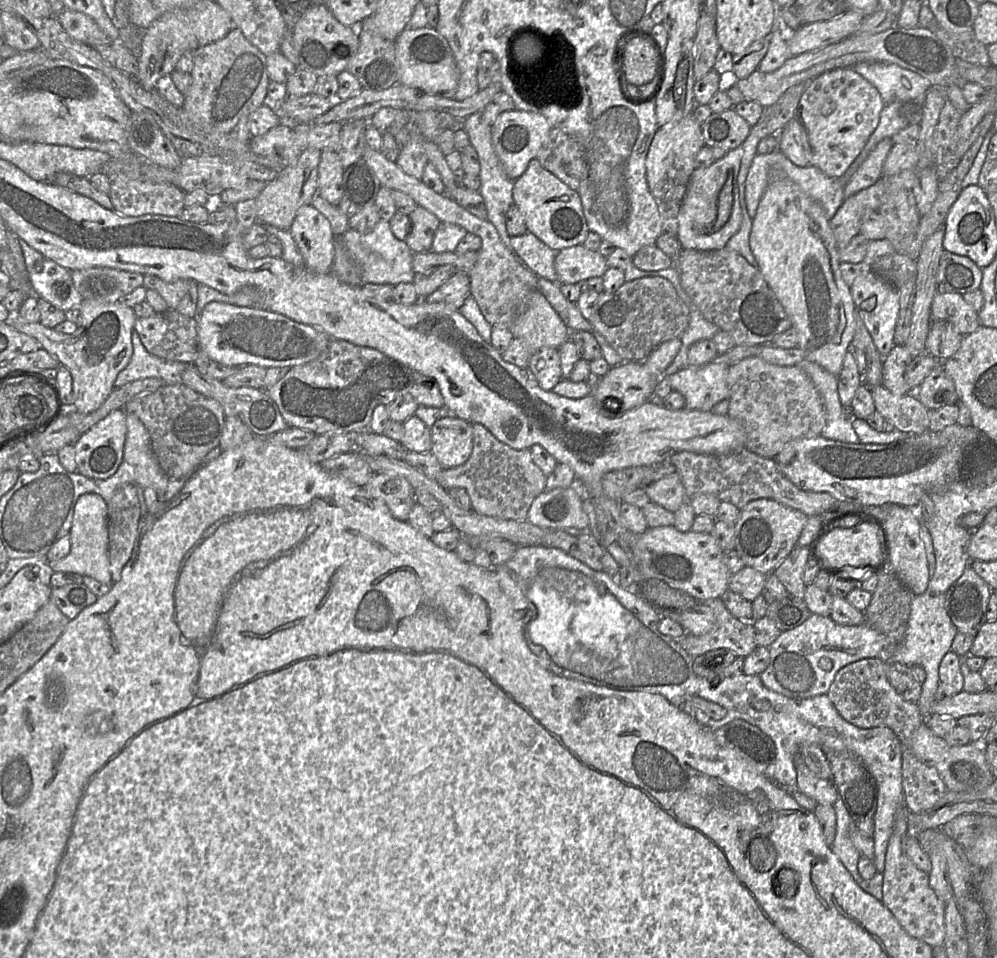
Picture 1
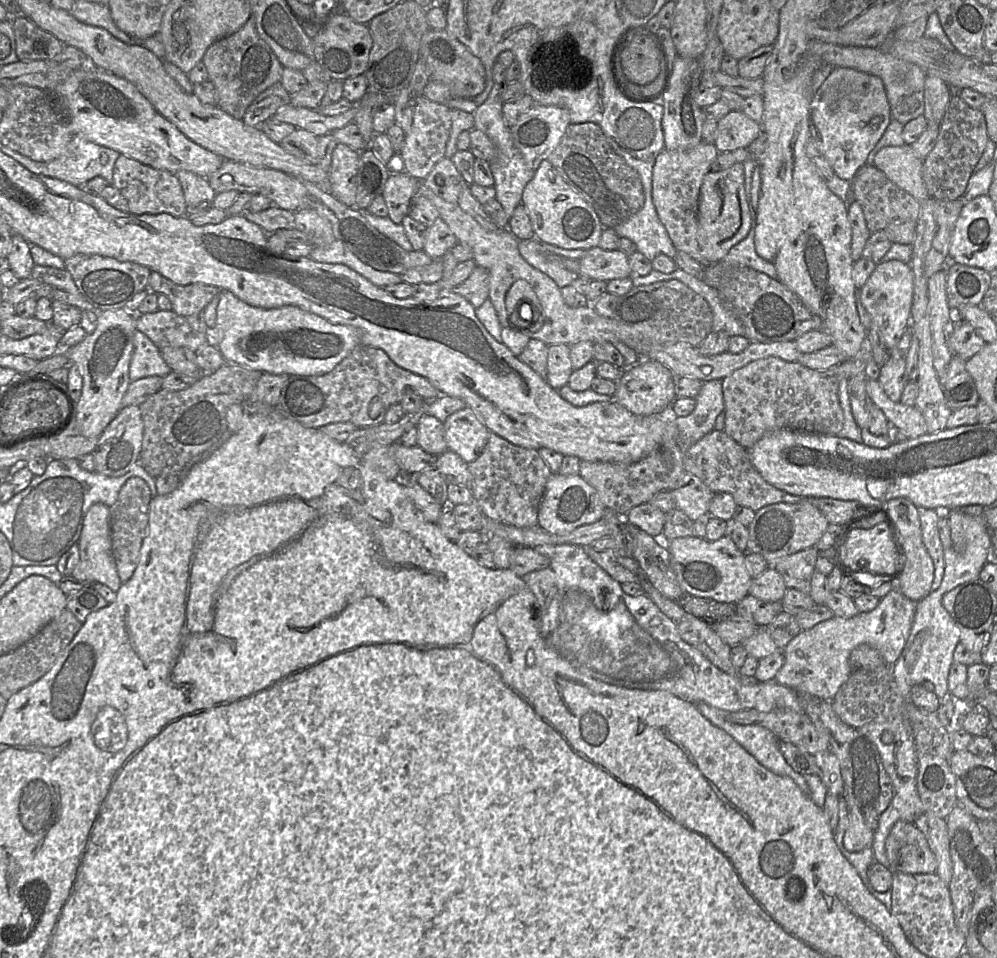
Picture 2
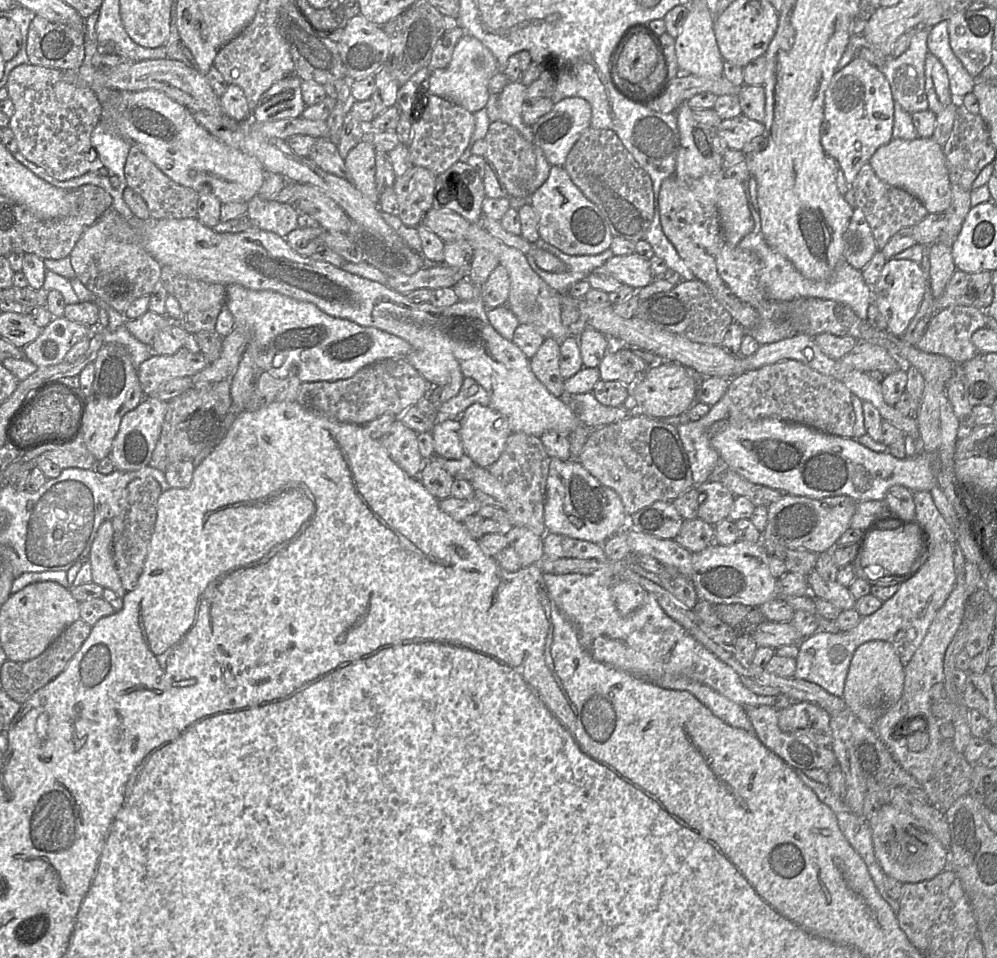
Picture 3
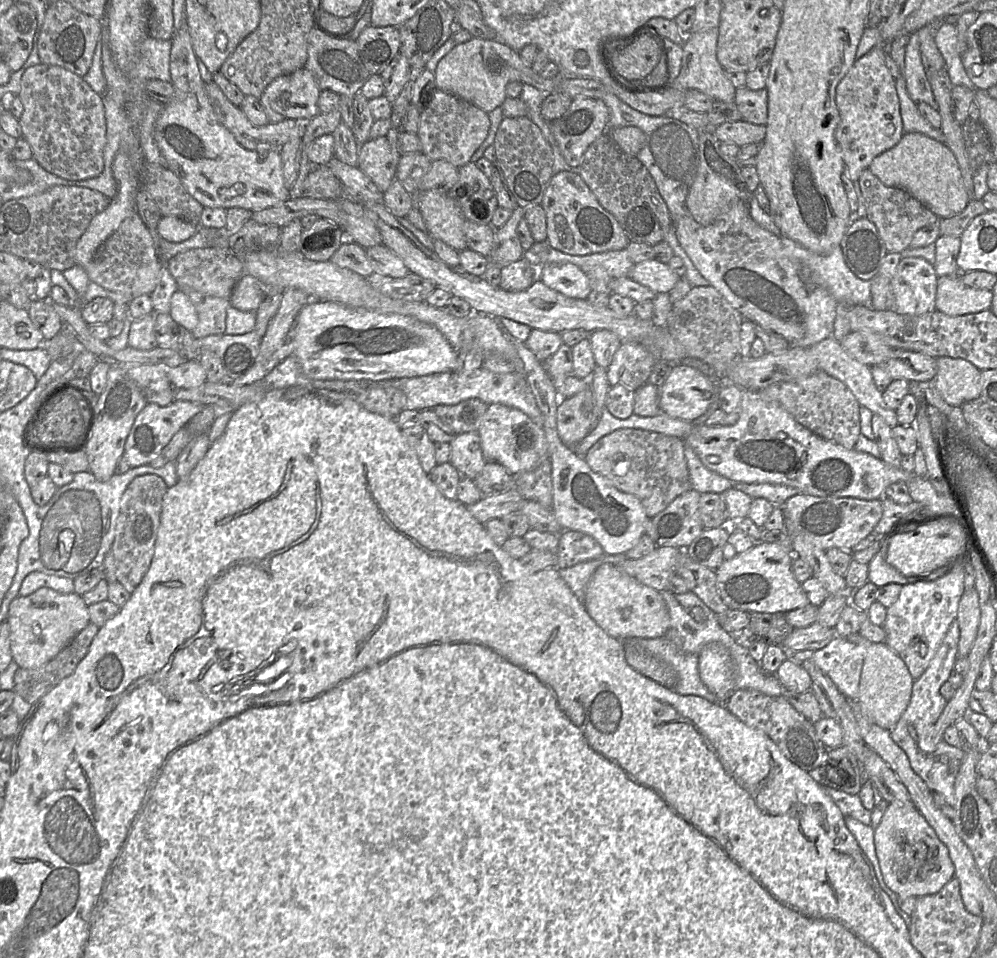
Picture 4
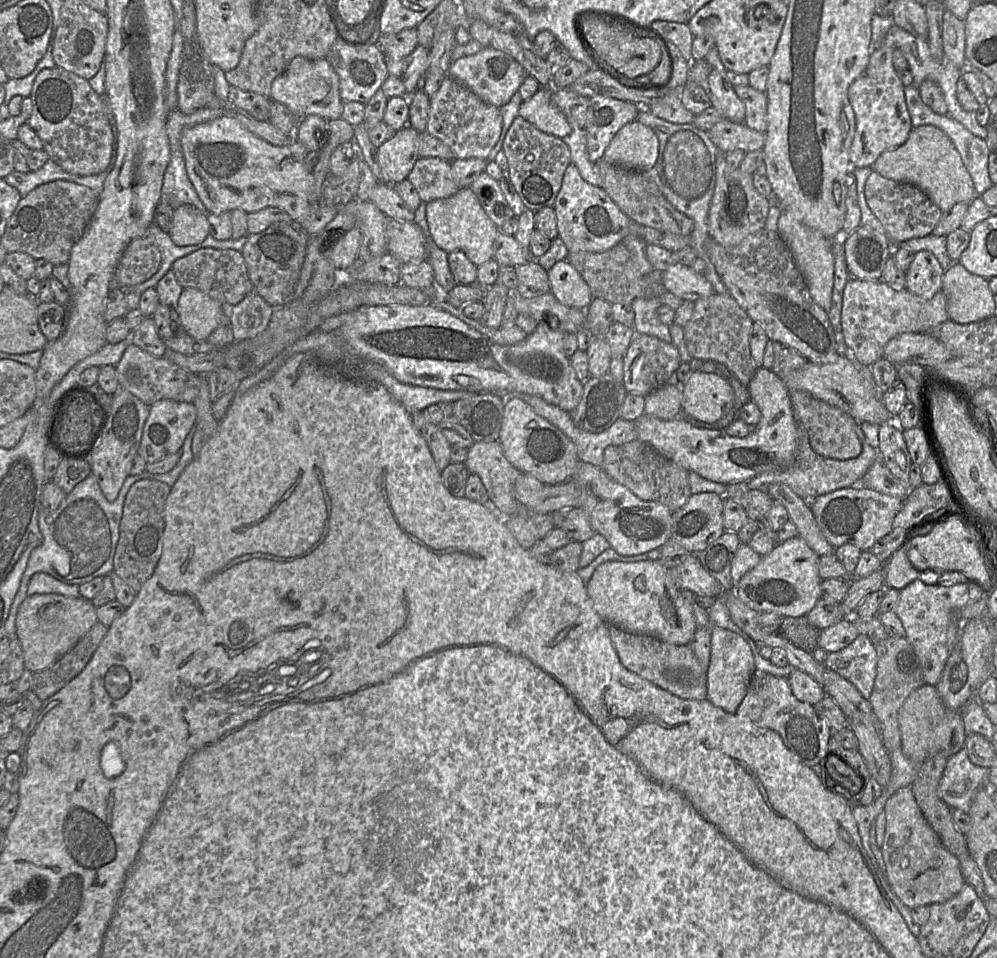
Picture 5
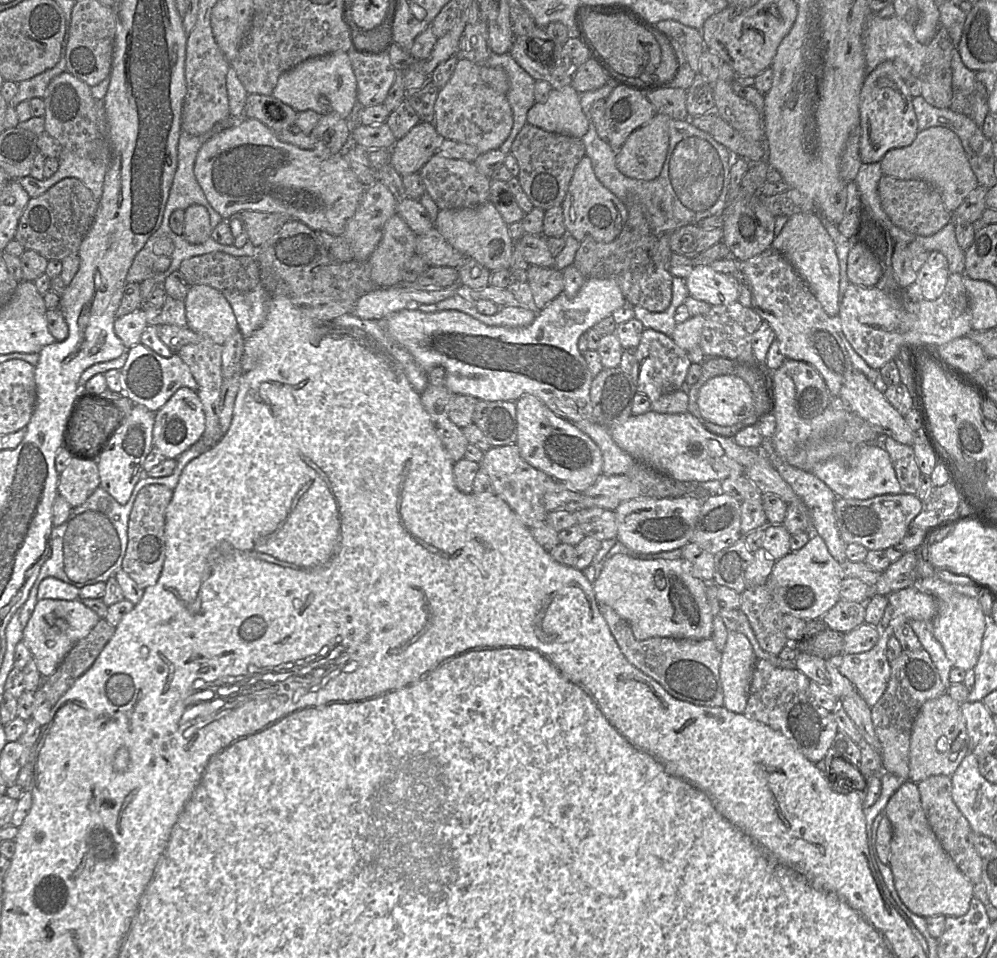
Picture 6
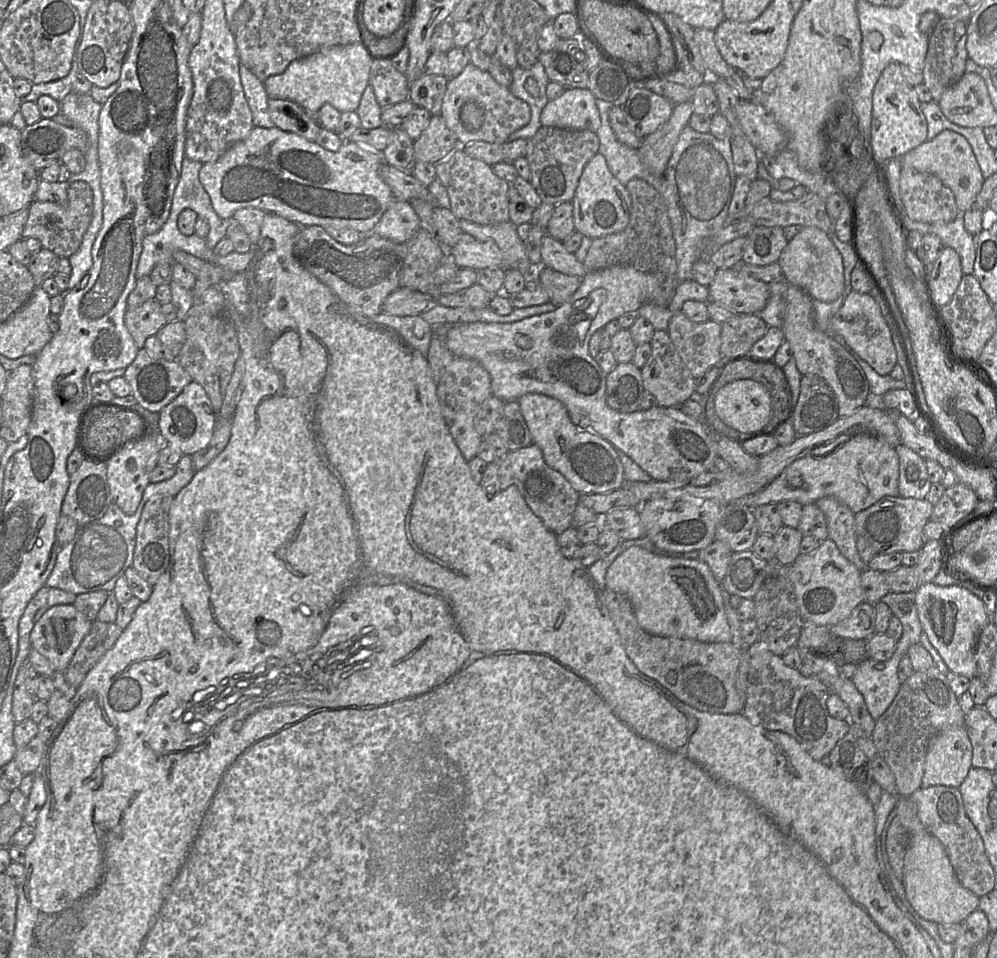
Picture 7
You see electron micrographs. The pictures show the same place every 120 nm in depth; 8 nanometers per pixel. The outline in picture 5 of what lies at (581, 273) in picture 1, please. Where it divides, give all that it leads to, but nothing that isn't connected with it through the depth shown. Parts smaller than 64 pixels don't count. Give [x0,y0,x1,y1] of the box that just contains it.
[662,264,715,302]

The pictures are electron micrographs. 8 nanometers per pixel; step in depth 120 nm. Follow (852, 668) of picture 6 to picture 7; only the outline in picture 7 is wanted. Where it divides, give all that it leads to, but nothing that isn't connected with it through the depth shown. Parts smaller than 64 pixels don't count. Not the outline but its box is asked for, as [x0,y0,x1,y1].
[850,632,910,721]

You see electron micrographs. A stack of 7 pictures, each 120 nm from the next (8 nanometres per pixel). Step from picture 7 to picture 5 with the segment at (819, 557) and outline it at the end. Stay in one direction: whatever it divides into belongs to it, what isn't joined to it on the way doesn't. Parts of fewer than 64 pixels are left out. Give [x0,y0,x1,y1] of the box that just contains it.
[731,537,822,617]

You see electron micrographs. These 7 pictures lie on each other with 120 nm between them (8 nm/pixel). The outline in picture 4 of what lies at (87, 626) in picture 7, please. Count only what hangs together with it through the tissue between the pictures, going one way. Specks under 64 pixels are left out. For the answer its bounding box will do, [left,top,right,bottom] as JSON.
[9,587,89,669]

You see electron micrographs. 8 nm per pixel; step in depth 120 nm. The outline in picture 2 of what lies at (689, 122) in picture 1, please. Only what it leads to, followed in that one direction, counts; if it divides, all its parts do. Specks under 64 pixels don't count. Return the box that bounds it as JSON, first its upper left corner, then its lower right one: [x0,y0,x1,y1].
[652,141,719,266]

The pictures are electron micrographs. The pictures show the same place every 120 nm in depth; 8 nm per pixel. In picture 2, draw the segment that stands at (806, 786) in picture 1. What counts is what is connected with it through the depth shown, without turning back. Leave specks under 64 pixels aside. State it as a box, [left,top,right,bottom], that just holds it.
[779,741,843,795]

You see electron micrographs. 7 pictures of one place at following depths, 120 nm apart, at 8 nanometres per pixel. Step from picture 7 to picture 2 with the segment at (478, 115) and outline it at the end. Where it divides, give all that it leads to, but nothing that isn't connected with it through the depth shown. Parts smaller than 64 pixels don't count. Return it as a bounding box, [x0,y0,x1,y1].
[391,94,451,181]

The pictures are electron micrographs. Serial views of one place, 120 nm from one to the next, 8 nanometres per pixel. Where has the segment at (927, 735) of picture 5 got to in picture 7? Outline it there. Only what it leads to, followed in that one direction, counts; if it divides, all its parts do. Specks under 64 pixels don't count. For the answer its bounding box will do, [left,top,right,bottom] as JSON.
[921,726,972,788]

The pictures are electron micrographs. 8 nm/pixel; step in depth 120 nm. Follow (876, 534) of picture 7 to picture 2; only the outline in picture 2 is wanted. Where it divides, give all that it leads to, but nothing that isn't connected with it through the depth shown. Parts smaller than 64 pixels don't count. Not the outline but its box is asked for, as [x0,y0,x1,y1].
[747,502,829,566]

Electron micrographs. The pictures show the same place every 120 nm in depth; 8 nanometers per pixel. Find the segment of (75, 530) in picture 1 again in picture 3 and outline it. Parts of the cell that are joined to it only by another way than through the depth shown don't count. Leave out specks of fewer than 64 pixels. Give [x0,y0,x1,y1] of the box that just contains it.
[89,520,127,599]

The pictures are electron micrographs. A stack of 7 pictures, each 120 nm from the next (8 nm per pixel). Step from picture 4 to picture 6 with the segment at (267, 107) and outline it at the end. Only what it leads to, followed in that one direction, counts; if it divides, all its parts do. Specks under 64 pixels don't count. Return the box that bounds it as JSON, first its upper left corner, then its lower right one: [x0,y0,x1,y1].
[272,52,357,118]

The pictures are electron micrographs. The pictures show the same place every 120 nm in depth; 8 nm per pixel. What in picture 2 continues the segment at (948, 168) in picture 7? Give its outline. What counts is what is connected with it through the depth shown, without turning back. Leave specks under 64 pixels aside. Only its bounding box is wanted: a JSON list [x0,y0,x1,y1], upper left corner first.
[873,145,930,202]

